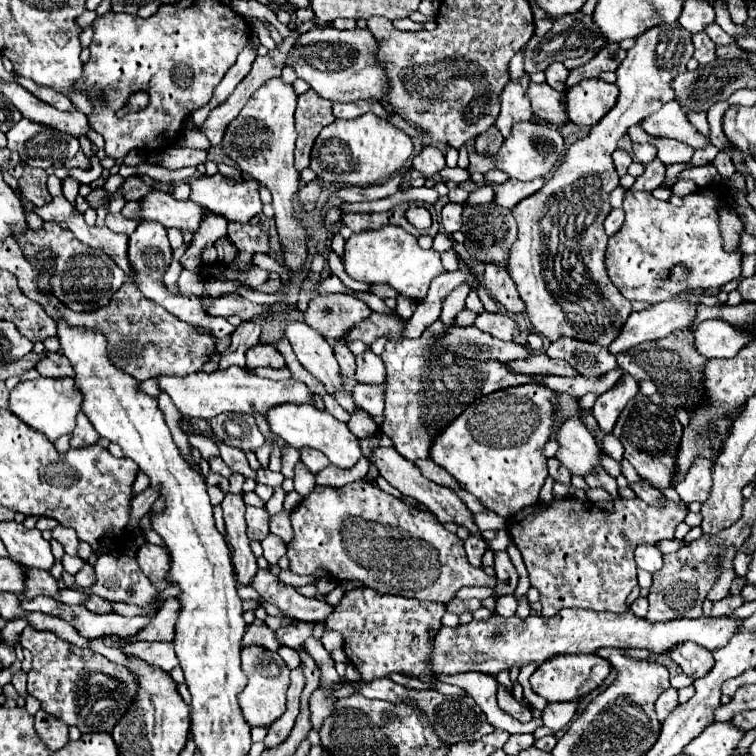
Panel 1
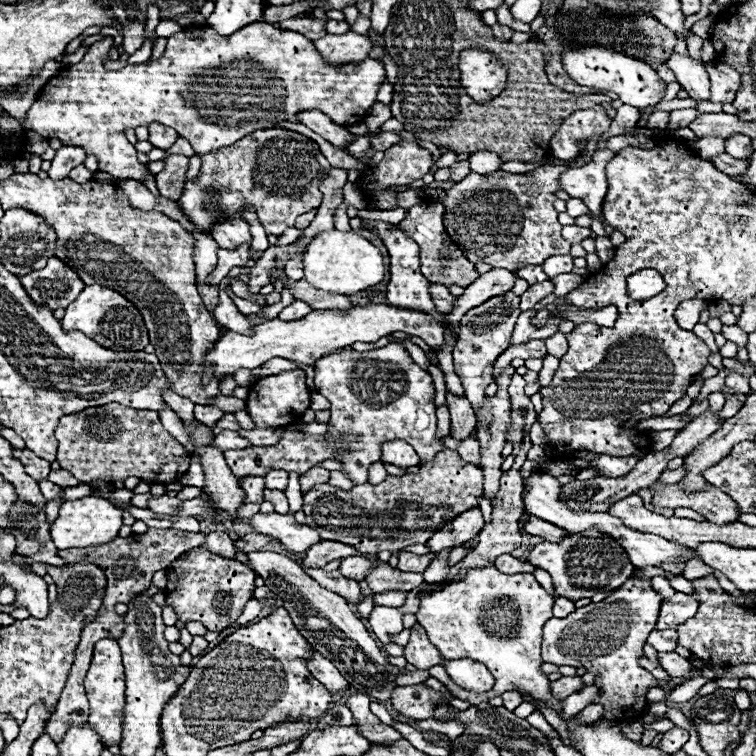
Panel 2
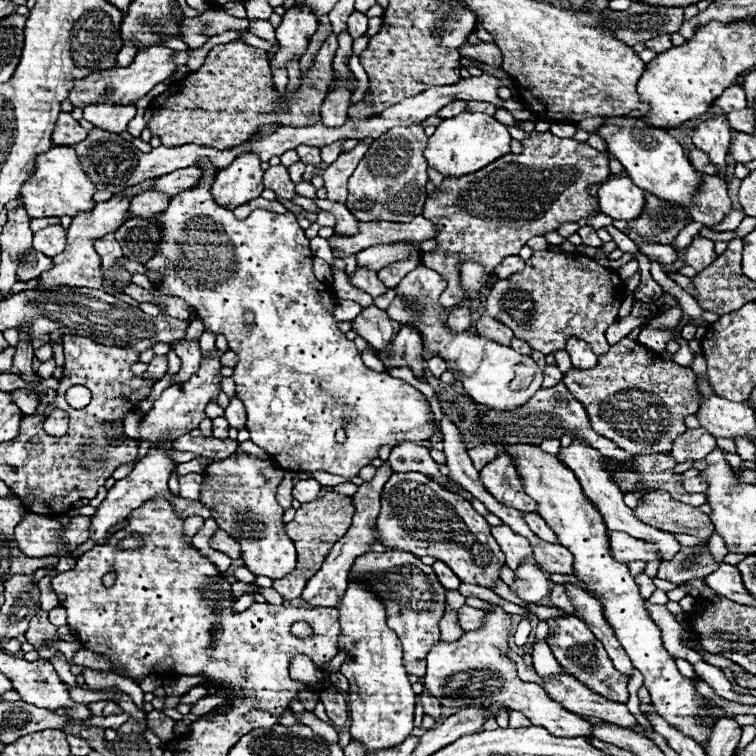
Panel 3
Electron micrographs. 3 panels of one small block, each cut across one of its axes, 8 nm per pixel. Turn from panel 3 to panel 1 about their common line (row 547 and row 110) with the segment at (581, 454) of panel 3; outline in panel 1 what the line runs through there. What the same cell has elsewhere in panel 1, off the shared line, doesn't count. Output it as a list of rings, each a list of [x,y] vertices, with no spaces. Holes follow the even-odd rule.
[[[668,102],[664,104],[658,112],[650,114],[648,118],[644,118],[640,122],[642,130],[652,134],[652,136],[666,136],[666,138],[674,138],[680,142],[690,144],[692,148],[704,148],[710,144],[710,140],[706,136],[702,136],[686,118],[686,114],[682,112],[682,108],[678,106],[678,102]]]

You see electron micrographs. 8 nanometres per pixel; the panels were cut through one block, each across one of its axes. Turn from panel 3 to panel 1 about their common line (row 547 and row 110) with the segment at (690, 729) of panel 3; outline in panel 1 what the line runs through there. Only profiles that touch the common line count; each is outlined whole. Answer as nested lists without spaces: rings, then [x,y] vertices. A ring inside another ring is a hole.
[[[600,78],[582,80],[566,92],[566,116],[578,126],[594,126],[612,110],[618,98],[618,86]]]

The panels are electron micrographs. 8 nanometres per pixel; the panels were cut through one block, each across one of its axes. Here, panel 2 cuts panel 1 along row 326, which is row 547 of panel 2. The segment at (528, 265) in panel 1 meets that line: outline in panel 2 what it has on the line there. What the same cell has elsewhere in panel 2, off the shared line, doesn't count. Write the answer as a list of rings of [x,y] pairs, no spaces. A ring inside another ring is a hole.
[[[598,530],[570,534],[564,542],[540,542],[532,548],[528,562],[552,576],[558,596],[566,596],[574,602],[580,598],[592,598],[598,592],[612,592],[614,588],[620,588],[636,570],[624,548],[614,538],[604,536]]]

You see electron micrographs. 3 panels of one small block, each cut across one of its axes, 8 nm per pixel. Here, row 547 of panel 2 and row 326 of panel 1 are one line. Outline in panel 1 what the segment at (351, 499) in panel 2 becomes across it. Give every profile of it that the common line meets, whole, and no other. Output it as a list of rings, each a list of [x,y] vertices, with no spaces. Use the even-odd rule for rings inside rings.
[[[394,310],[394,314],[384,314],[384,312],[372,312],[370,318],[362,320],[360,324],[356,324],[344,338],[340,338],[340,344],[350,344],[354,340],[362,340],[364,344],[372,346],[378,338],[388,336],[388,340],[402,340],[404,330],[406,330],[408,320],[400,318],[398,312]]]

